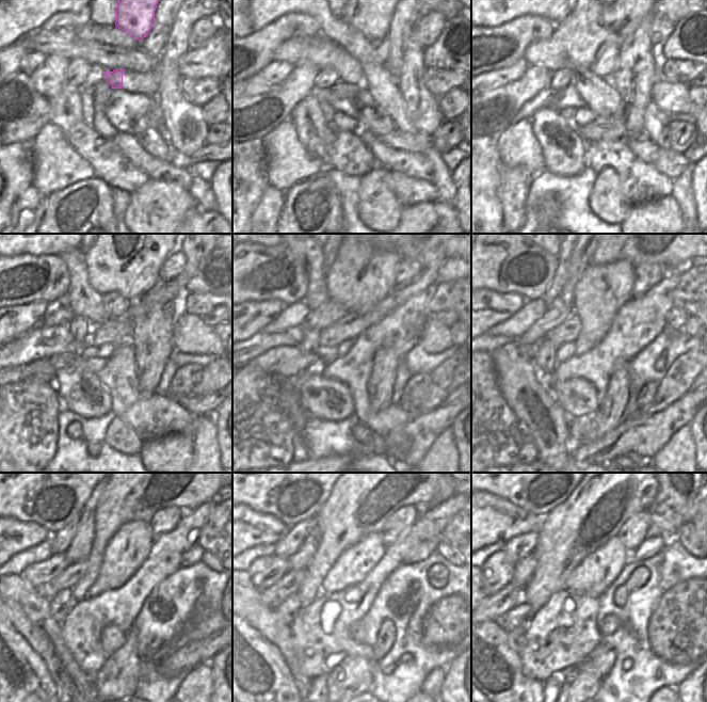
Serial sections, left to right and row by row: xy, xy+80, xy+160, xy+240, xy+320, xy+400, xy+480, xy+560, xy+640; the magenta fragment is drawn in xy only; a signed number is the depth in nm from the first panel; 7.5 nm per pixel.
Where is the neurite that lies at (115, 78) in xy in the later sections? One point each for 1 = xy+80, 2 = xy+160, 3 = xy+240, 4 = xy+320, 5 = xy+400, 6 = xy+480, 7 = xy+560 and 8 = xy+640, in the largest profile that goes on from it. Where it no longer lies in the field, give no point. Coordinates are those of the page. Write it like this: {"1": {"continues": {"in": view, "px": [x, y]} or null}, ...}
{"1": {"continues": {"in": "xy+80", "px": [350, 72]}}, "2": {"continues": {"in": "xy+160", "px": [598, 16]}}, "3": {"continues": {"in": "xy+240", "px": [126, 256]}}, "4": {"continues": {"in": "xy+320", "px": [362, 274]}}, "5": {"continues": {"in": "xy+400", "px": [600, 290]}}, "6": {"continues": {"in": "xy+480", "px": [125, 553]}}, "7": {"continues": {"in": "xy+560", "px": [353, 565]}}, "8": {"continues": {"in": "xy+640", "px": [596, 572]}}}

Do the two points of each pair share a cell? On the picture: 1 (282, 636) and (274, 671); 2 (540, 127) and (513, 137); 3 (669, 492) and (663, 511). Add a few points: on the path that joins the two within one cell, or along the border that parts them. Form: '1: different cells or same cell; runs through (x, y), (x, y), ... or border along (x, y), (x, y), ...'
1: different cells; border along (261, 634), (279, 653), (291, 673)
2: different cells; border along (529, 118), (532, 125), (532, 133), (542, 154)
3: same cell; runs through (669, 496), (667, 507)

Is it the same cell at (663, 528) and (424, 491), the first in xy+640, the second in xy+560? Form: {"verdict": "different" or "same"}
{"verdict": "different"}

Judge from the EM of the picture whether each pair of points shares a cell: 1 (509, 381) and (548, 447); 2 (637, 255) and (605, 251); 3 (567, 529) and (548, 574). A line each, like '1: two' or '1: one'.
1: one
2: one
3: one

